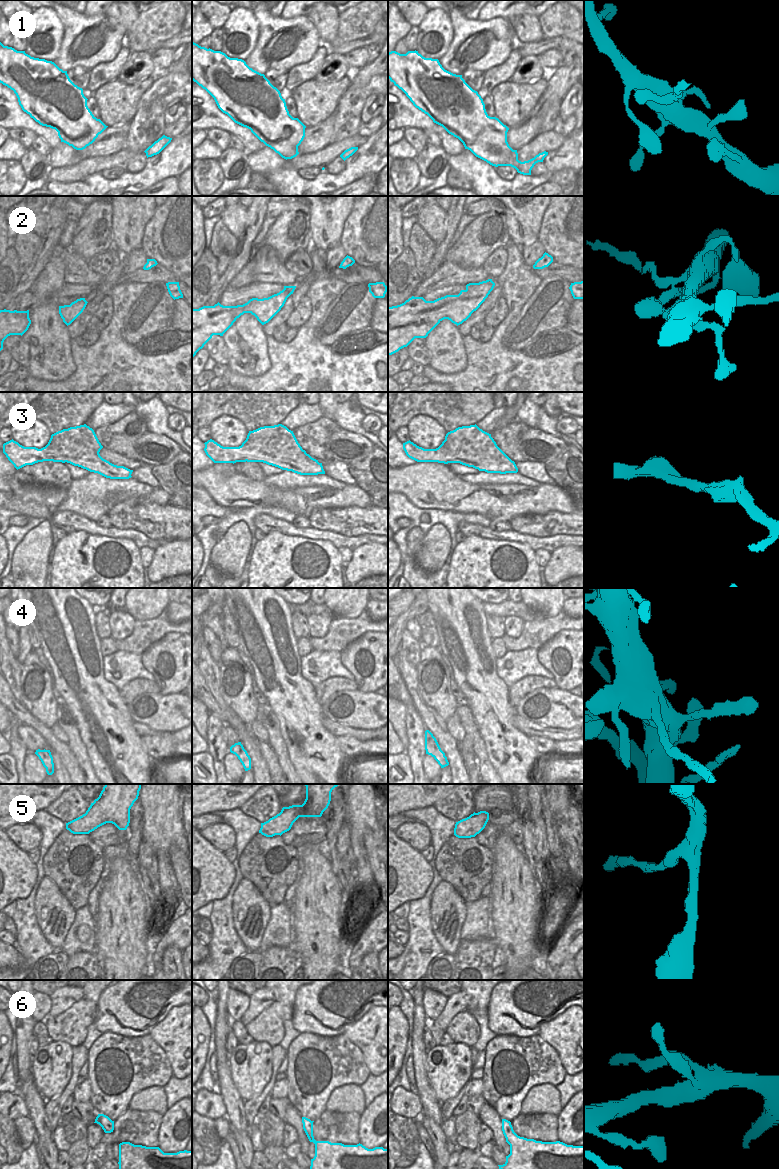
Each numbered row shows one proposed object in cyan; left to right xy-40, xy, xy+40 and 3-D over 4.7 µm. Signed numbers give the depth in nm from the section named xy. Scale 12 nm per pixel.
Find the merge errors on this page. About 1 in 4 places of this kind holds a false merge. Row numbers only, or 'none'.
2, 4

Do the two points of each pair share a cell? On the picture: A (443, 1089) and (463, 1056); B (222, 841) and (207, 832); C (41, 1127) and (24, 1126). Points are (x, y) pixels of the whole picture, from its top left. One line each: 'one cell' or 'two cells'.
A: one cell
B: one cell
C: two cells

